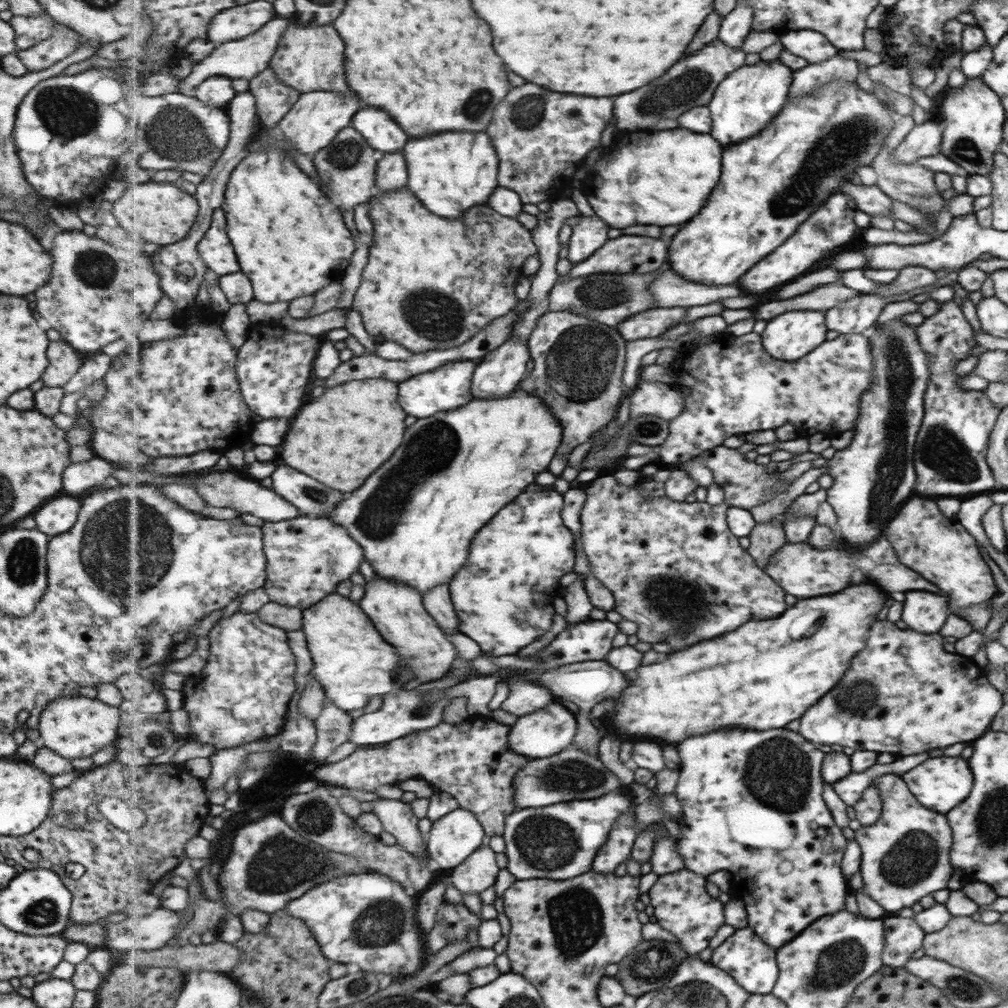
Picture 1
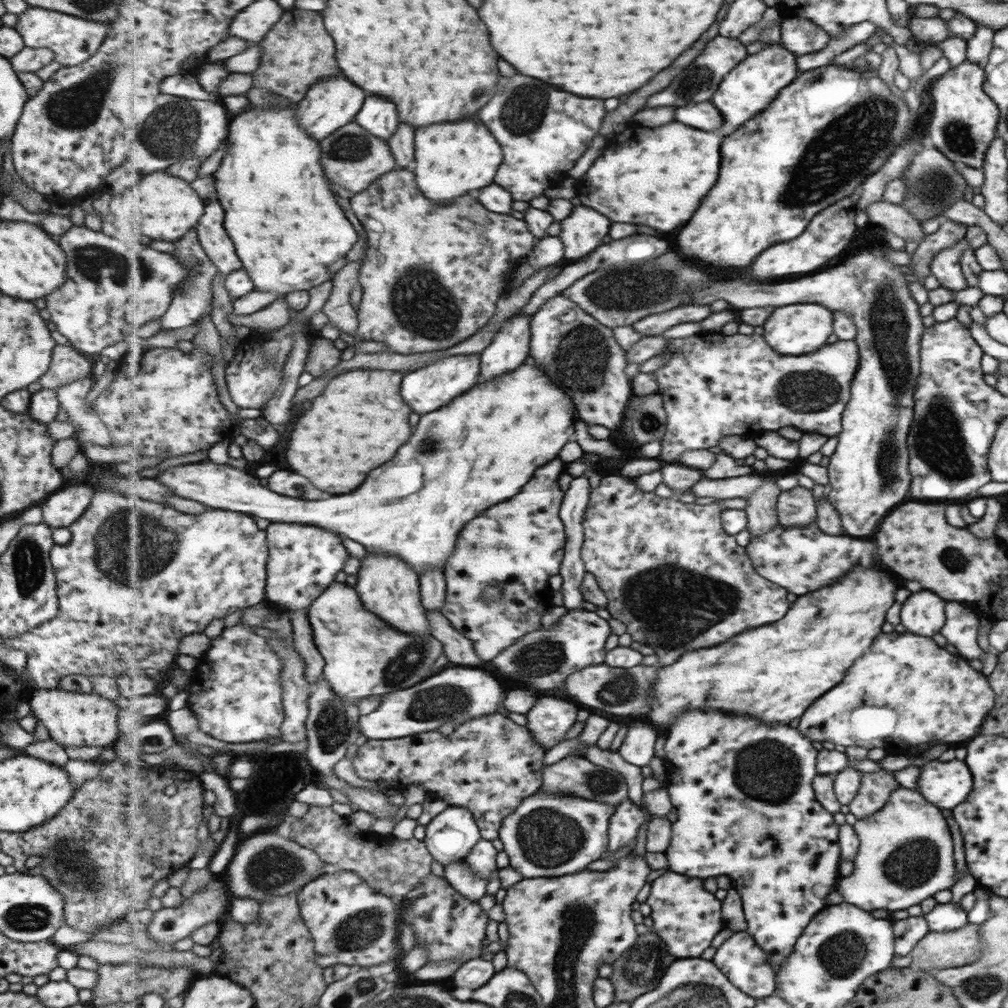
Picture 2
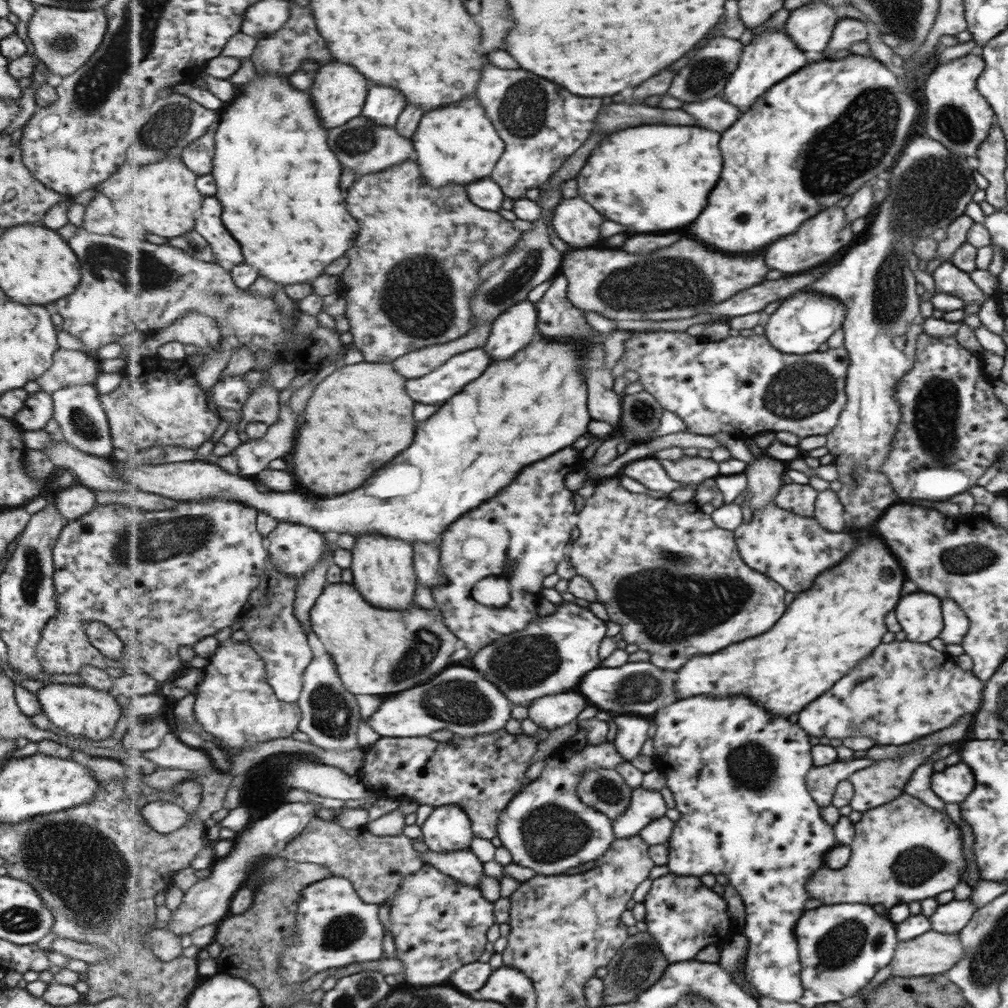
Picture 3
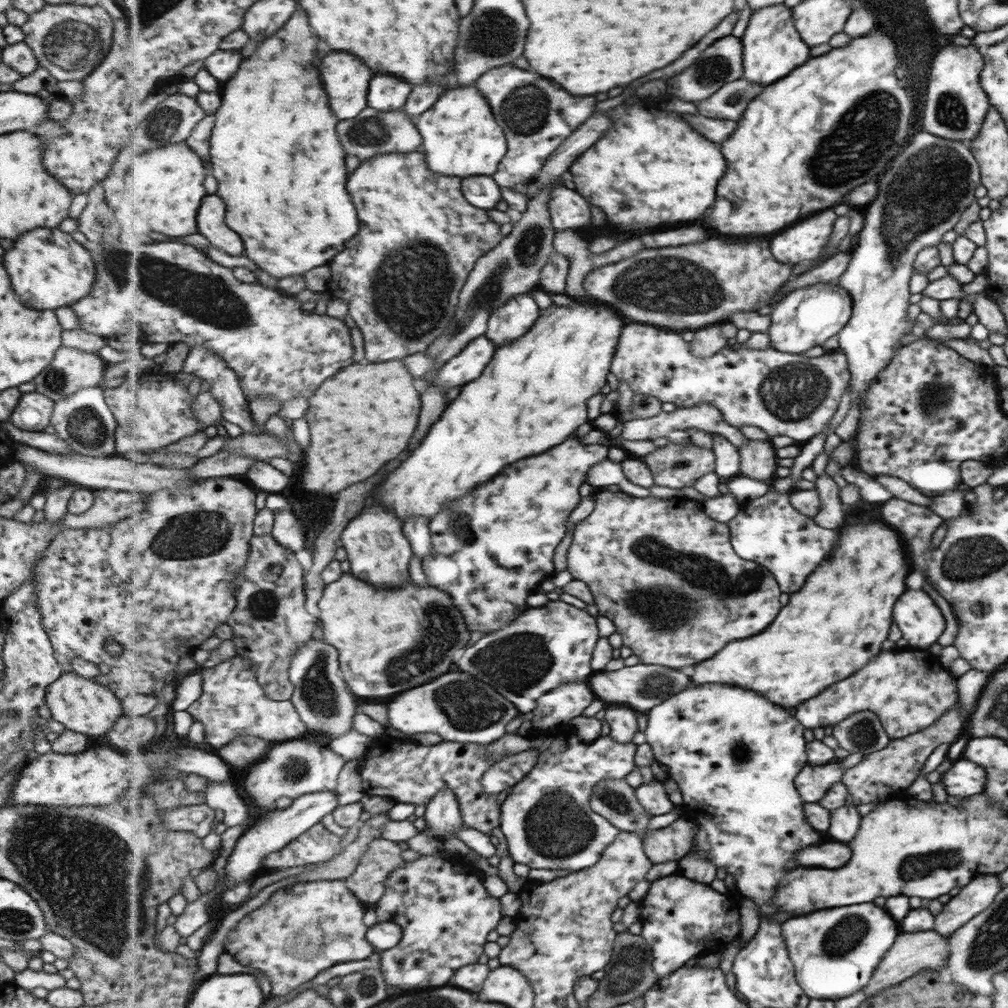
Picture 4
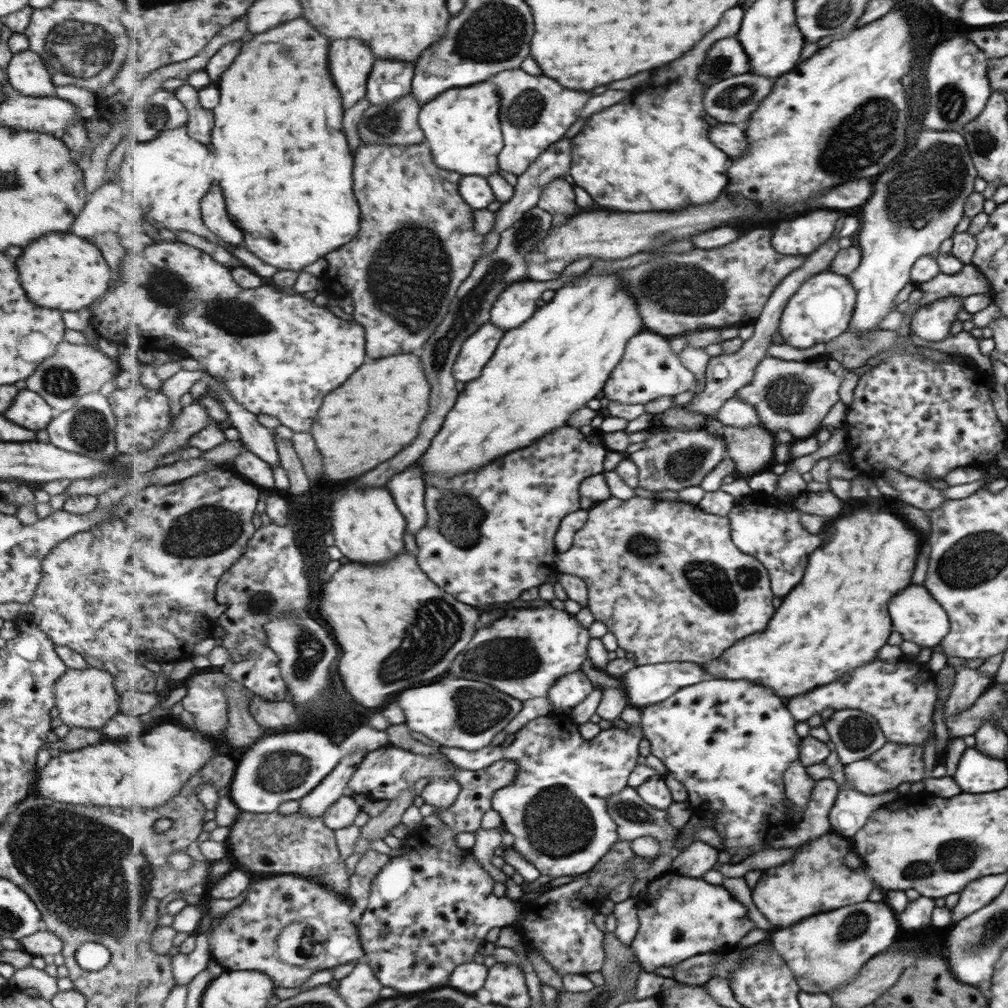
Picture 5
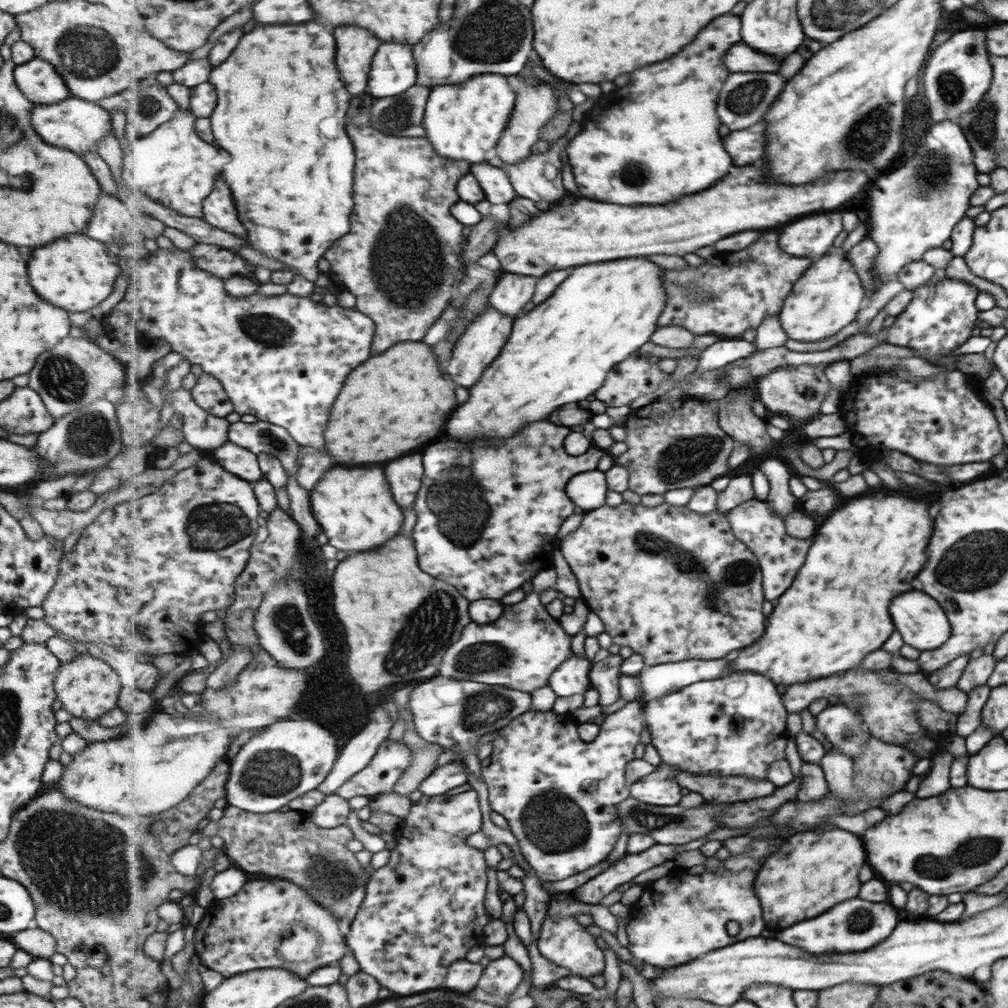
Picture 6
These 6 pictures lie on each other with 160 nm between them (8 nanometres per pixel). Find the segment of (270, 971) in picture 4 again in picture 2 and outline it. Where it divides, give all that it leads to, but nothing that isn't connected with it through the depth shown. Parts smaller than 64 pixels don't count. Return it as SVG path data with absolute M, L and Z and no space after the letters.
M353 871L325 872L300 889L298 903L316 944L316 963L323 968L336 964L359 964L367 968L401 960L404 955L402 951L395 954L395 946L399 946L397 922L402 904L395 904L393 898L381 894Z

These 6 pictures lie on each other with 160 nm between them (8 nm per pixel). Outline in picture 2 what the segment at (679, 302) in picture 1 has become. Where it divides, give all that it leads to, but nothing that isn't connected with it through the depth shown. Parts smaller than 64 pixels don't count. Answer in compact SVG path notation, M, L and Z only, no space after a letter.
M883 248L861 249L851 252L841 266L823 268L813 275L805 275L785 284L741 284L741 282L719 282L707 290L695 294L695 304L713 304L715 300L727 300L737 308L763 308L763 306L789 306L789 304L815 303L826 306L830 311L840 310L851 317L856 333L852 338L857 345L858 363L849 385L849 400L840 414L841 430L837 433L835 450L829 457L828 483L831 490L826 499L836 507L844 534L867 536L873 534L877 524L893 506L907 494L911 475L909 474L906 436L913 418L913 391L920 376L920 338L923 332L917 305L909 292L905 274L899 266L887 262Z

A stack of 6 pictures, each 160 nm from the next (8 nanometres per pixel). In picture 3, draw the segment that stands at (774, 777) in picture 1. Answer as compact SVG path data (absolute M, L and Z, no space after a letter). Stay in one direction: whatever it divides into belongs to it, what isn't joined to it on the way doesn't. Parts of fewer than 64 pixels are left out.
M702 694L684 699L677 699L672 705L658 710L652 719L655 721L657 732L654 736L655 762L657 769L665 774L667 786L675 798L675 807L681 817L674 826L670 838L670 861L667 866L671 873L681 876L698 876L706 874L724 874L730 884L742 894L746 904L746 924L743 926L743 934L749 937L750 946L746 958L746 980L752 984L760 997L771 997L779 1002L798 1002L803 992L803 984L800 982L800 964L798 963L798 950L794 933L795 921L802 915L801 906L807 902L807 886L809 876L823 866L822 856L835 846L835 839L831 832L831 826L827 826L819 818L817 803L809 796L805 786L805 775L812 768L808 734L799 728L797 724L791 724L787 718L773 716L765 708L757 706L751 698L715 698L713 695Z

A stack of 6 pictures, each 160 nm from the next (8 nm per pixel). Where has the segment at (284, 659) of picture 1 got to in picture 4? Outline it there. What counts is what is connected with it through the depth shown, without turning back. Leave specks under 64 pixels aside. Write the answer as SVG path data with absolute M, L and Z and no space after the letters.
M234 656L214 668L202 669L203 694L188 711L196 721L204 725L205 741L214 749L225 748L231 740L241 735L253 735L273 740L301 738L308 726L301 720L293 701L277 701L268 698L253 671L252 662L244 656Z

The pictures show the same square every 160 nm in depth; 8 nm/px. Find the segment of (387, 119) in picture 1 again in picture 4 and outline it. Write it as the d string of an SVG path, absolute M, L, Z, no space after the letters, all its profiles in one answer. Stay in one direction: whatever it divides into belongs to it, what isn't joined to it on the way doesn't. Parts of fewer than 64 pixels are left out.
M374 76L370 82L368 106L381 112L403 109L411 94L411 84L397 76Z

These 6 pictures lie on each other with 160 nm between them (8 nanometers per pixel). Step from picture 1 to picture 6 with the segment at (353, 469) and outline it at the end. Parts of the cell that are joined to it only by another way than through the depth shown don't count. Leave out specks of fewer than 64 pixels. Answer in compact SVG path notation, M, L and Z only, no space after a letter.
M413 341L397 344L393 346L393 350L371 358L369 362L365 362L365 366L349 374L349 382L345 382L345 390L341 392L341 398L337 398L337 406L333 406L333 418L329 420L329 430L325 432L327 448L339 464L351 466L399 458L403 452L429 442L441 432L439 428L445 426L451 412L457 408L455 390L457 388L451 378L441 372L437 354L429 344Z

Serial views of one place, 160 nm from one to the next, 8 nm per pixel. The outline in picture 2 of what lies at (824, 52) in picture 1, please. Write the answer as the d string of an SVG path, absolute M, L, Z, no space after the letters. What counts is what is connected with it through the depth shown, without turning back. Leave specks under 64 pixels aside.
M789 17L789 22L783 22L783 44L796 56L821 50L829 40L828 34L816 23L806 18Z

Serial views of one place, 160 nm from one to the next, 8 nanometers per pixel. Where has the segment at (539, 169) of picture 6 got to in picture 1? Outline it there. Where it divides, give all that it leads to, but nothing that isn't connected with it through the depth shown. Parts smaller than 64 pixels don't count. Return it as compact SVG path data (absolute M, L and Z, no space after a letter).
M580 215L580 221L573 227L567 259L573 265L588 261L609 240L607 234L609 224L603 222L599 216Z

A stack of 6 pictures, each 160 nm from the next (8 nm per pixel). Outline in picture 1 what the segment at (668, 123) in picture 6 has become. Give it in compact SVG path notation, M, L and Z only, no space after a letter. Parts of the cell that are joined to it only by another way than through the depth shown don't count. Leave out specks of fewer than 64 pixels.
M685 128L661 130L661 132L635 132L635 138L625 144L625 140L611 152L599 158L595 164L595 184L591 188L588 203L595 214L599 214L613 228L625 228L635 224L655 224L655 226L675 226L685 224L701 212L707 204L711 192L721 180L721 158L723 146L711 134L697 134Z

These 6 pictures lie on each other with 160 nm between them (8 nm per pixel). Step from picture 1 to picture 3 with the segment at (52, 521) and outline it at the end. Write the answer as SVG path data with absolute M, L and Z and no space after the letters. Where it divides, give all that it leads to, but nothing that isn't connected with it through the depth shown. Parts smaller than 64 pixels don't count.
M83 485L63 488L55 496L54 505L65 520L72 521L87 514L94 506L94 491Z

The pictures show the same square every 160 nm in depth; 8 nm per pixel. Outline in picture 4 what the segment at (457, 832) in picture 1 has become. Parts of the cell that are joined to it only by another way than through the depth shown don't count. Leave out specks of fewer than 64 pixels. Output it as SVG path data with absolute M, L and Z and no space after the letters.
M444 790L443 792L435 794L432 800L426 805L426 814L424 817L427 824L426 826L434 830L438 834L436 839L441 841L444 841L445 838L449 838L451 835L456 836L456 830L465 827L460 802L453 790Z

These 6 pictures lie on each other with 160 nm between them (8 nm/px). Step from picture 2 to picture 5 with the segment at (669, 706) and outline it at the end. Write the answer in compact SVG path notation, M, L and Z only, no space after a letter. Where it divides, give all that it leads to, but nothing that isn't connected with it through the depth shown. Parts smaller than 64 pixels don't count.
M865 508L853 510L851 514L833 520L827 526L827 532L831 534L825 534L825 546L809 558L805 582L801 582L801 586L797 586L797 590L783 600L781 608L773 616L773 622L769 624L769 630L737 642L725 651L723 658L705 664L705 670L715 676L713 679L747 678L773 688L781 697L791 698L815 686L823 686L843 672L863 666L875 658L877 650L891 634L891 620L887 614L889 596L909 586L917 554L917 532L887 508L877 508L875 512Z

